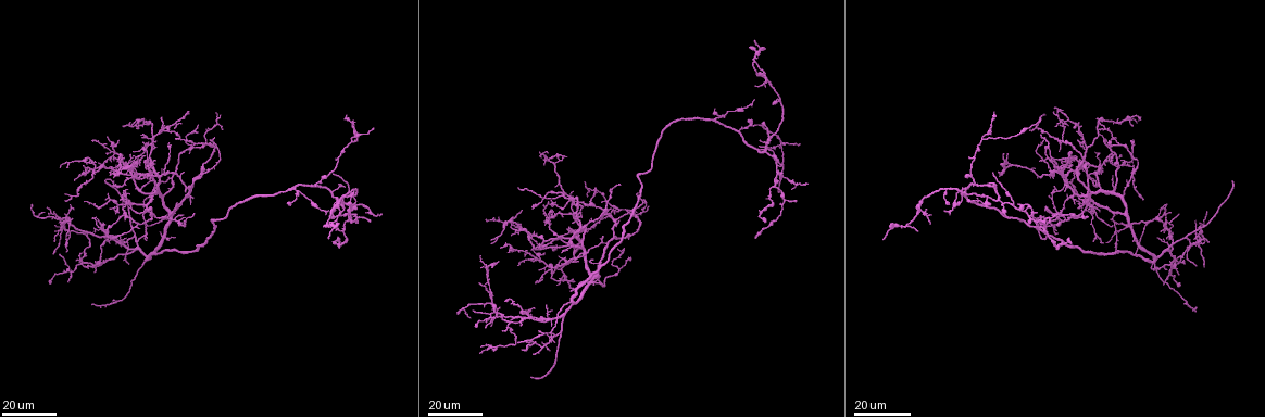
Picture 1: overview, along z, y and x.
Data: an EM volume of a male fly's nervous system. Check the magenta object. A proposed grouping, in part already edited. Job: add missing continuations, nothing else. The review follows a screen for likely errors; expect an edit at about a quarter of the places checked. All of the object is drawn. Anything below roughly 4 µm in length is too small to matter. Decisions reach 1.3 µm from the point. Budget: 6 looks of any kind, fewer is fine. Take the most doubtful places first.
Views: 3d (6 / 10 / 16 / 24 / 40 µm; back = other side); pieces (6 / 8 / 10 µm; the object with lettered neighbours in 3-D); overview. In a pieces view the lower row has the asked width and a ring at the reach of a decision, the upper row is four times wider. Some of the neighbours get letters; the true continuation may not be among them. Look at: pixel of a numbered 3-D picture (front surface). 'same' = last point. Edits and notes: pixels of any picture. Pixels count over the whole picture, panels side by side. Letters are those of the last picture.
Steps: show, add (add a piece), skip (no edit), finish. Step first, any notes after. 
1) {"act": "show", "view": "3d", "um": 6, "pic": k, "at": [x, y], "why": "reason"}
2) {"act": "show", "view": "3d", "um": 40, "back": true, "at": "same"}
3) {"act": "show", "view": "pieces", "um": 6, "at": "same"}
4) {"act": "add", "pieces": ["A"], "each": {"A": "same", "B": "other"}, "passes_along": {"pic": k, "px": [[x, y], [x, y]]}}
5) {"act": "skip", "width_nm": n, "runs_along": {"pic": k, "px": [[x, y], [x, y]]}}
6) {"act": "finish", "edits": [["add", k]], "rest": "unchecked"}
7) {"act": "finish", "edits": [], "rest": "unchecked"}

{"act": "show", "view": "3d", "um": 16, "pic": 1, "at": [882, 239], "why": "tapers out"}

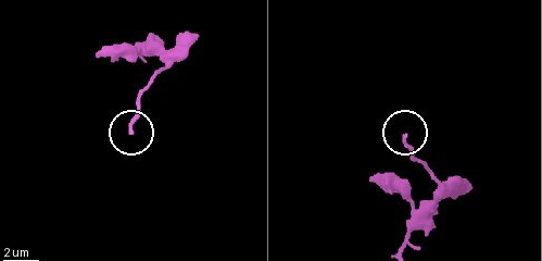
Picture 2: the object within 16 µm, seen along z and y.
{"act": "show", "view": "pieces", "um": 10, "pic": 2, "at": [129, 130], "why": "what lies round it"}

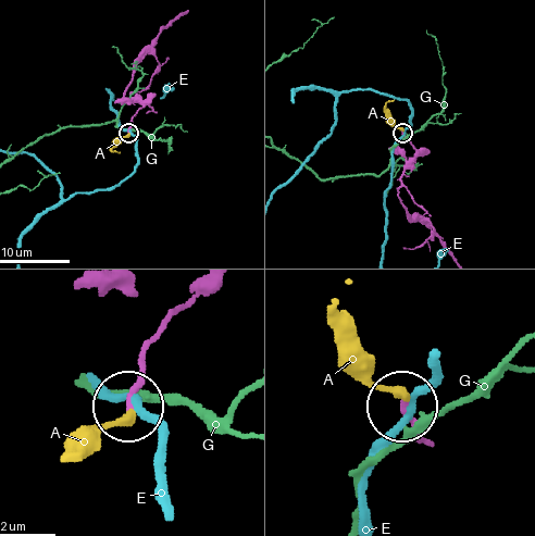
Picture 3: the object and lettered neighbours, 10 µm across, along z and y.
{"act": "add", "pieces": ["A"], "width_nm": 160, "each": {"A": "same", "E": "other", "G": "other"}, "passes_along": {"pic": 3, "px": [[154, 338], [128, 411], [82, 446]]}, "found": "it goes on there"}

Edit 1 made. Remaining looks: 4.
{"act": "show", "view": "overview"}

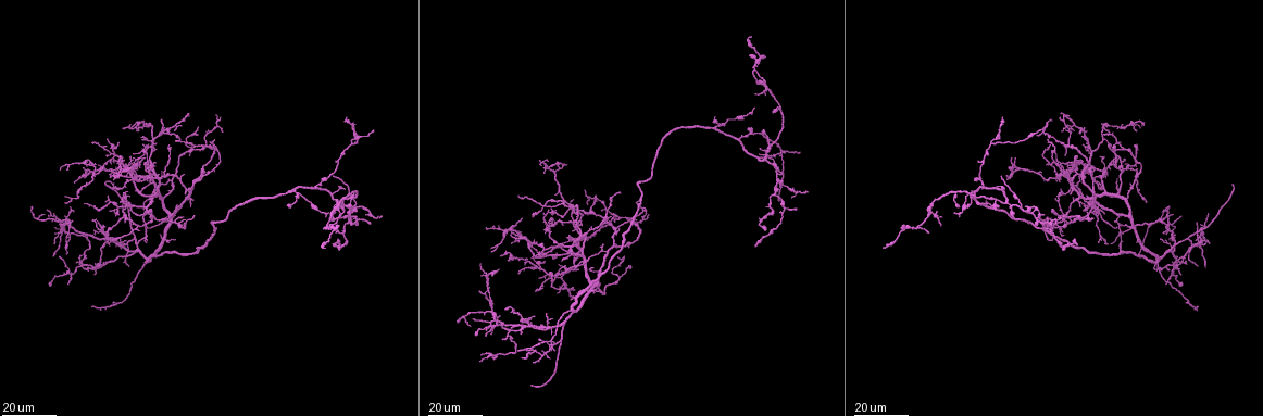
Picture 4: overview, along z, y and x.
{"act": "show", "view": "3d", "um": 24, "pic": 4, "at": [1072, 195], "why": "branch stops here"}

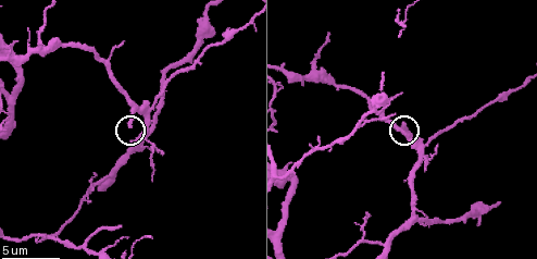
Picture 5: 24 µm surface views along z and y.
{"act": "show", "view": "pieces", "um": 8, "pic": 5, "at": [128, 126], "why": "what lies round it"}

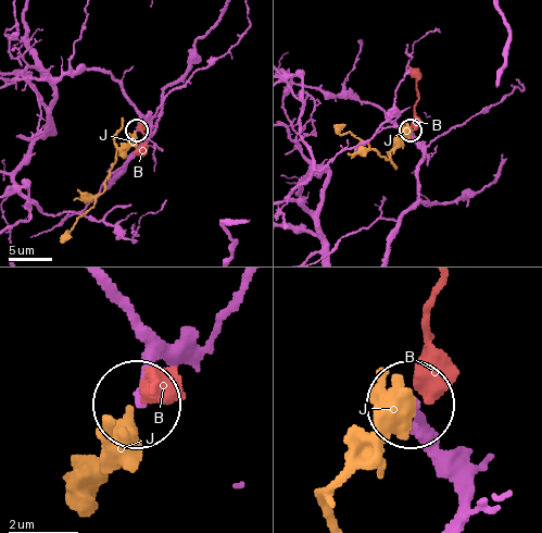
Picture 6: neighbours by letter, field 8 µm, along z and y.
{"act": "skip", "width_nm": 220, "each": {"B": "other", "J": "other"}, "found": "none of them fits"}

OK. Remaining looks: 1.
{"act": "finish", "edits": [["add", 3]], "rest": "unchecked"}

